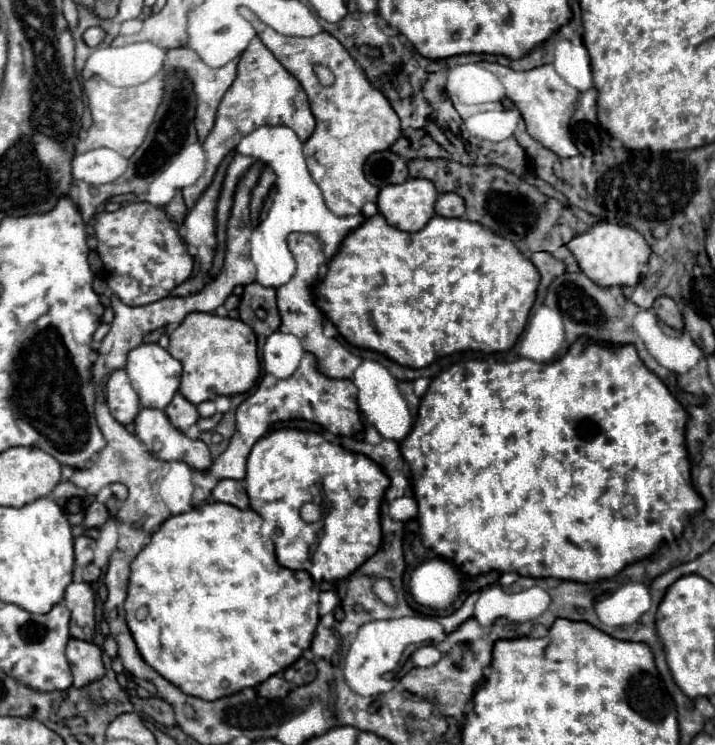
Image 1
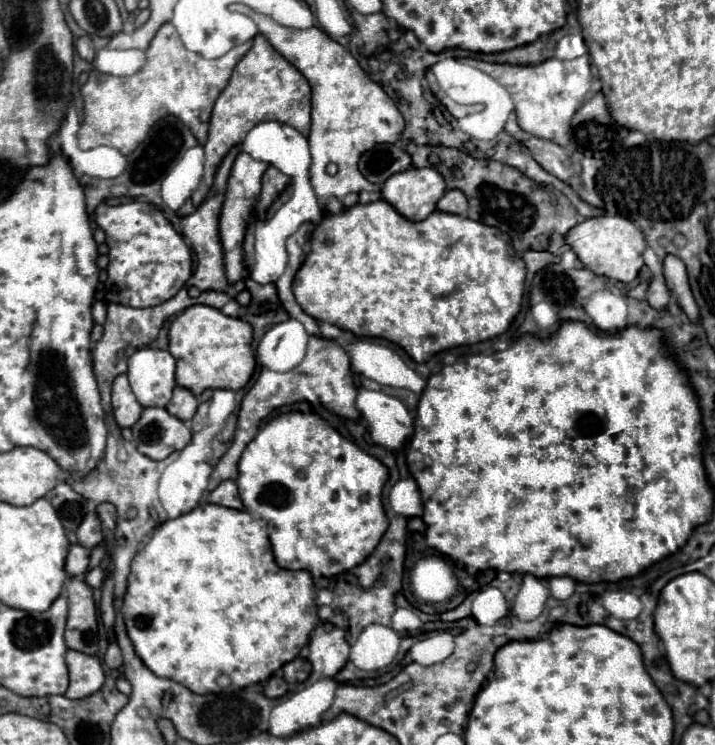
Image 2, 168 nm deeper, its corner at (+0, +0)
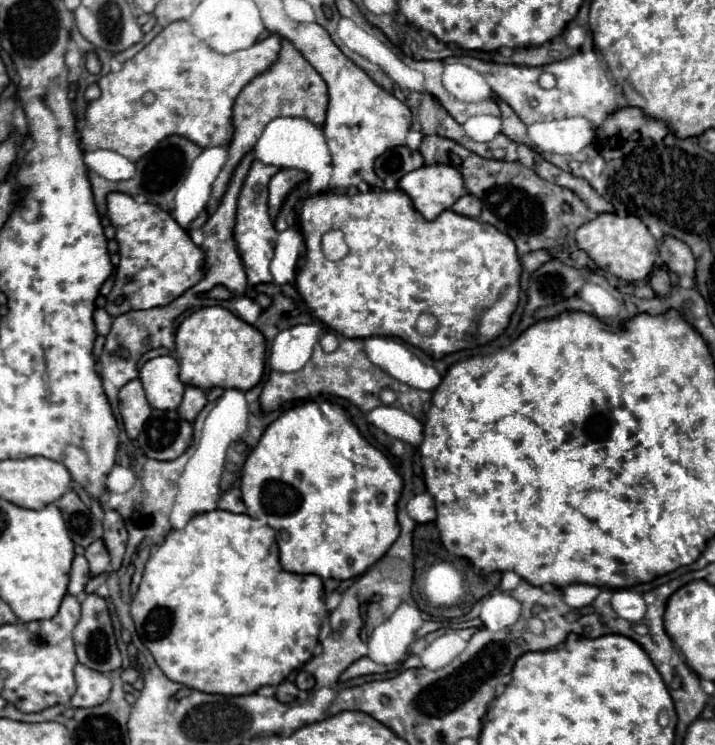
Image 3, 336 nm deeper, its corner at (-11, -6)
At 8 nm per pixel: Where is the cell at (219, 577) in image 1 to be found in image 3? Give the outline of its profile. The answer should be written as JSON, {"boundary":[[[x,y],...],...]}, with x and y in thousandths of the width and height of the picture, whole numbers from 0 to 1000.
{"boundary":[[[291,686],[291,689],[280,689],[271,691],[260,707],[255,710],[241,710],[229,729],[224,734],[218,734],[218,740],[210,745],[201,772],[199,772],[199,783],[193,788],[193,796],[185,804],[182,812],[182,823],[190,839],[190,847],[199,858],[199,863],[210,871],[213,882],[218,885],[221,895],[229,901],[229,906],[246,917],[255,917],[260,922],[269,922],[274,928],[285,928],[285,930],[308,930],[308,933],[347,933],[361,928],[369,919],[380,919],[386,922],[389,917],[394,917],[408,901],[425,895],[425,890],[439,879],[439,871],[445,866],[445,855],[448,855],[448,842],[453,828],[459,826],[456,812],[453,812],[453,785],[450,777],[445,772],[414,772],[414,769],[403,769],[394,764],[392,750],[389,750],[389,732],[386,732],[386,715],[380,707],[375,707],[372,702],[352,697],[350,691],[333,691],[333,689],[322,689],[322,686]]]}

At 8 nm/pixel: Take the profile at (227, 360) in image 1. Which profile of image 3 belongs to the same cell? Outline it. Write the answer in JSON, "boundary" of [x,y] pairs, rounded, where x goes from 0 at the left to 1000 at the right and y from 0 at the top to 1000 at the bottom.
{"boundary":[[[285,412],[263,423],[246,444],[246,482],[252,487],[252,509],[257,517],[271,517],[285,525],[297,519],[352,522],[369,498],[369,450],[322,420],[313,412]]]}

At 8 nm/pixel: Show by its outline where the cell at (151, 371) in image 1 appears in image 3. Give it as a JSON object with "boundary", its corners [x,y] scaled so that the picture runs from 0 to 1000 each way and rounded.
{"boundary":[[[241,477],[210,482],[196,495],[196,514],[215,549],[246,549],[255,538],[260,517],[249,509],[252,490]]]}

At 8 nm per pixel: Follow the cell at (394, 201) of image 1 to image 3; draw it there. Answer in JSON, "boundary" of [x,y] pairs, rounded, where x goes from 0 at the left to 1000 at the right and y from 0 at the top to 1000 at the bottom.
{"boundary":[[[593,221],[565,235],[557,251],[571,259],[582,283],[604,297],[649,262],[643,230],[632,221]]]}

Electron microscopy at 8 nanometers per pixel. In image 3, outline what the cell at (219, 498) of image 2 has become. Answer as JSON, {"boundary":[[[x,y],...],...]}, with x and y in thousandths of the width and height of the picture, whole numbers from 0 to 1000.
{"boundary":[[[333,654],[319,656],[305,672],[305,683],[324,686],[324,689],[344,689],[344,681],[341,681],[341,675],[336,670],[336,656]]]}

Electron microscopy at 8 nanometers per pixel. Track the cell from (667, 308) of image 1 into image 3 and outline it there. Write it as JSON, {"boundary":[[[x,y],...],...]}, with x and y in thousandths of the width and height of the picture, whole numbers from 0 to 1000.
{"boundary":[[[915,361],[909,366],[909,383],[917,391],[920,399],[929,399],[937,393],[937,369],[931,361]]]}

